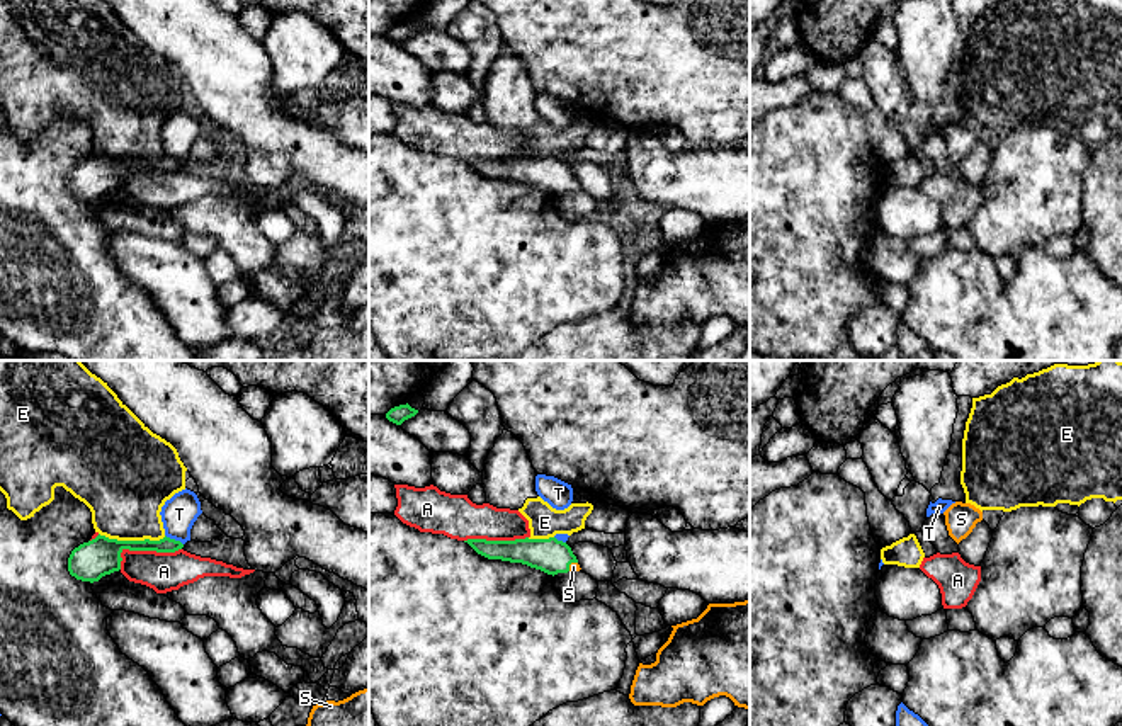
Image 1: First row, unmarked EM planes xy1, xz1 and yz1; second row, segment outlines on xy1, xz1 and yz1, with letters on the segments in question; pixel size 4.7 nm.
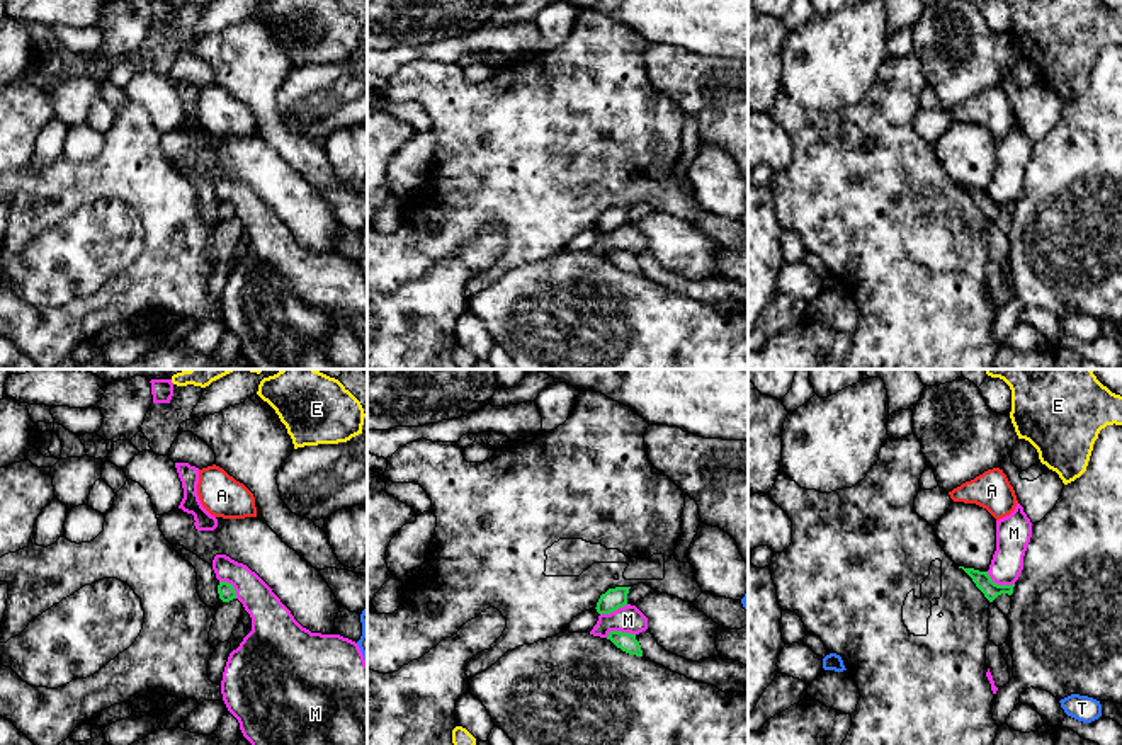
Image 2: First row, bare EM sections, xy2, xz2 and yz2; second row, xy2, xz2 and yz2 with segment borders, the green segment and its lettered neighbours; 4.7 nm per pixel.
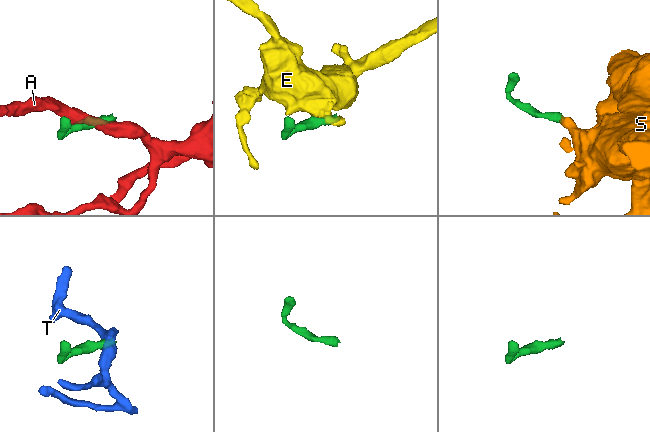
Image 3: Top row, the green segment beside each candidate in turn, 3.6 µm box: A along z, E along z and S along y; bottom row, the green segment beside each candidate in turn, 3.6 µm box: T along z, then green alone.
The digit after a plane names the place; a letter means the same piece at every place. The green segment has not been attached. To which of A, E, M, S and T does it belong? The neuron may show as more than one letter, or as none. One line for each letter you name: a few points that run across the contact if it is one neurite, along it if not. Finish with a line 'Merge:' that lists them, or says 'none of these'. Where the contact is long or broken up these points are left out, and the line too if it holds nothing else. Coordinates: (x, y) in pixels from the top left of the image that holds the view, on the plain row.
S: Line: xz1 (553, 175), (570, 182), (573, 186)
Merge: S

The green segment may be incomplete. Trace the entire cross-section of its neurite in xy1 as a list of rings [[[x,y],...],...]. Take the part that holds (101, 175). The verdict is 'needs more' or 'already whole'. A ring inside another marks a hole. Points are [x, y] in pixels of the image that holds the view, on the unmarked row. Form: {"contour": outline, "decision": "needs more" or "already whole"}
{"contour": [[[105,155],[75,167],[68,177],[68,190],[71,196],[82,201],[99,201],[102,196],[121,189],[121,172],[129,170],[156,170],[156,172],[175,172],[182,168],[180,160],[163,156],[160,160],[117,160]]], "decision": "already whole"}

